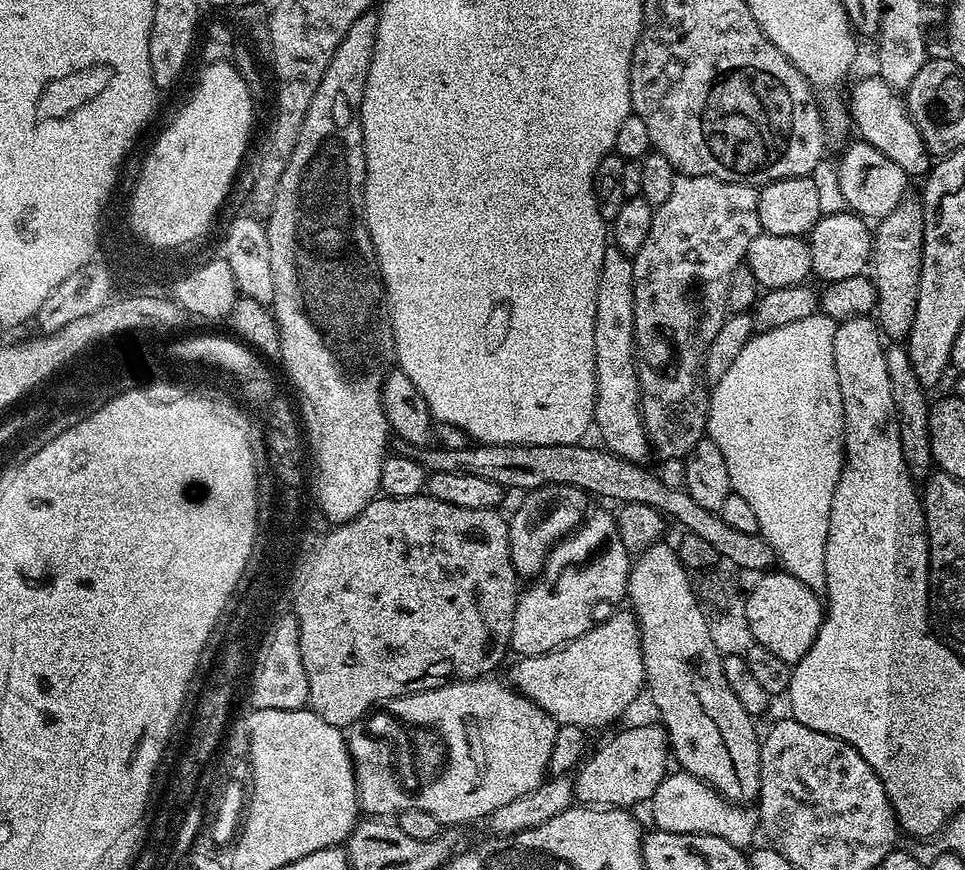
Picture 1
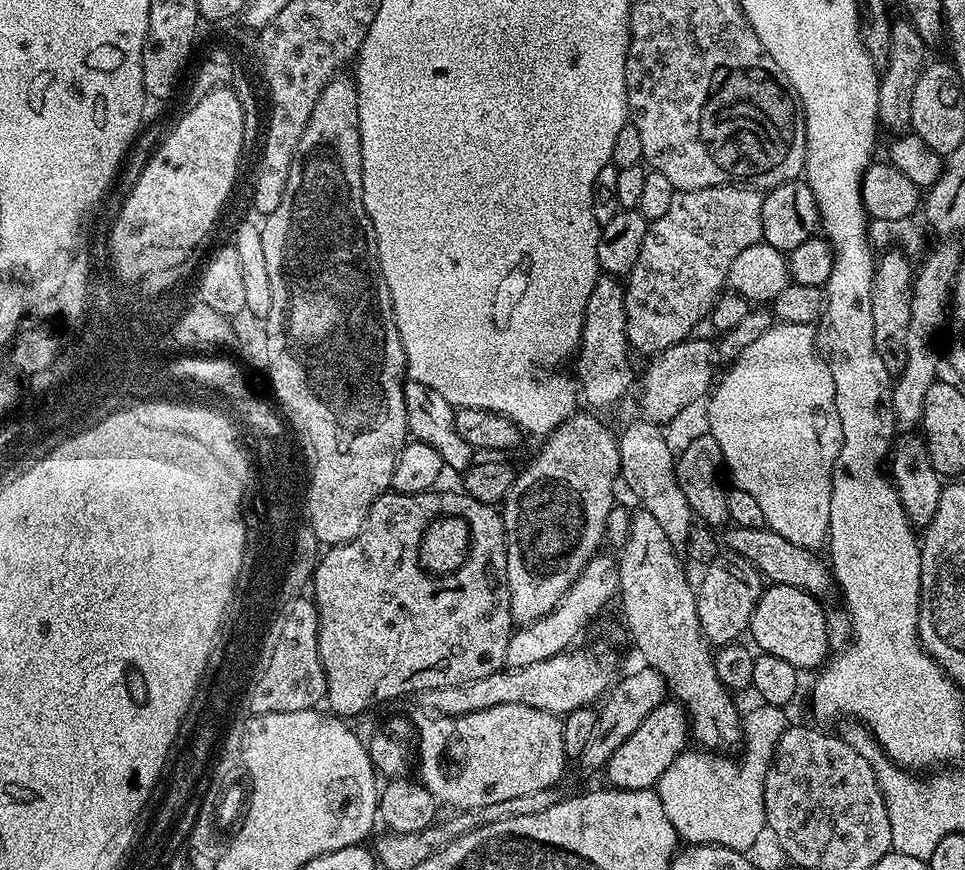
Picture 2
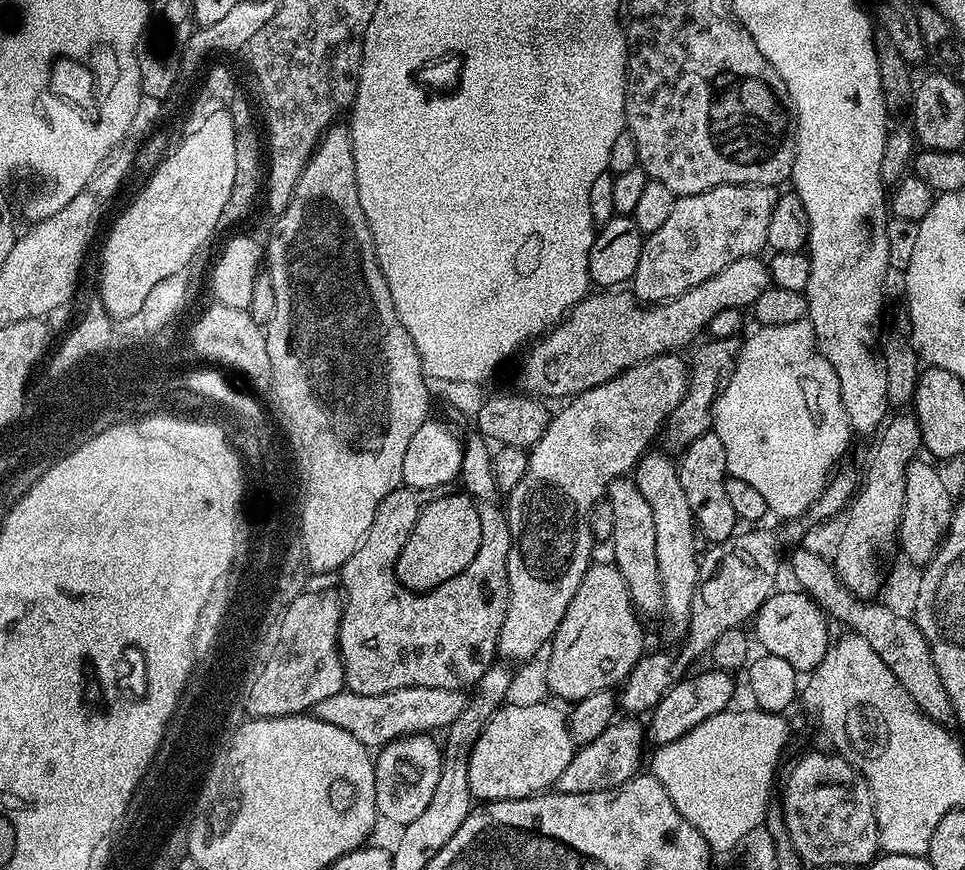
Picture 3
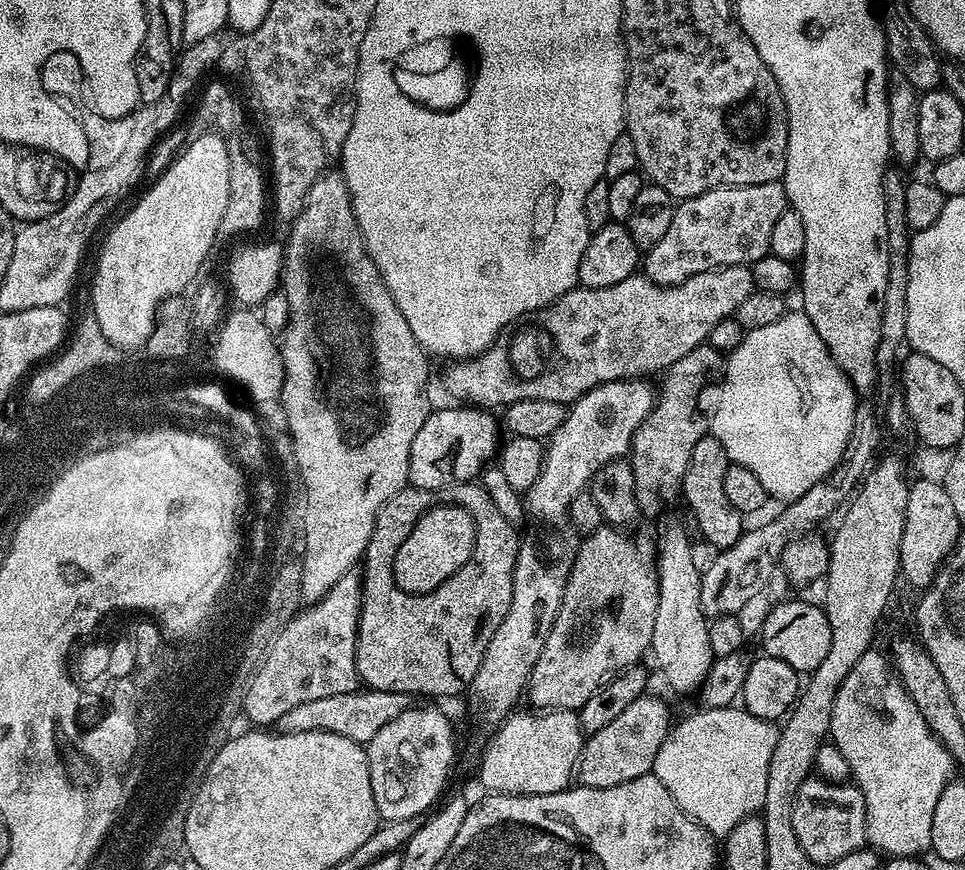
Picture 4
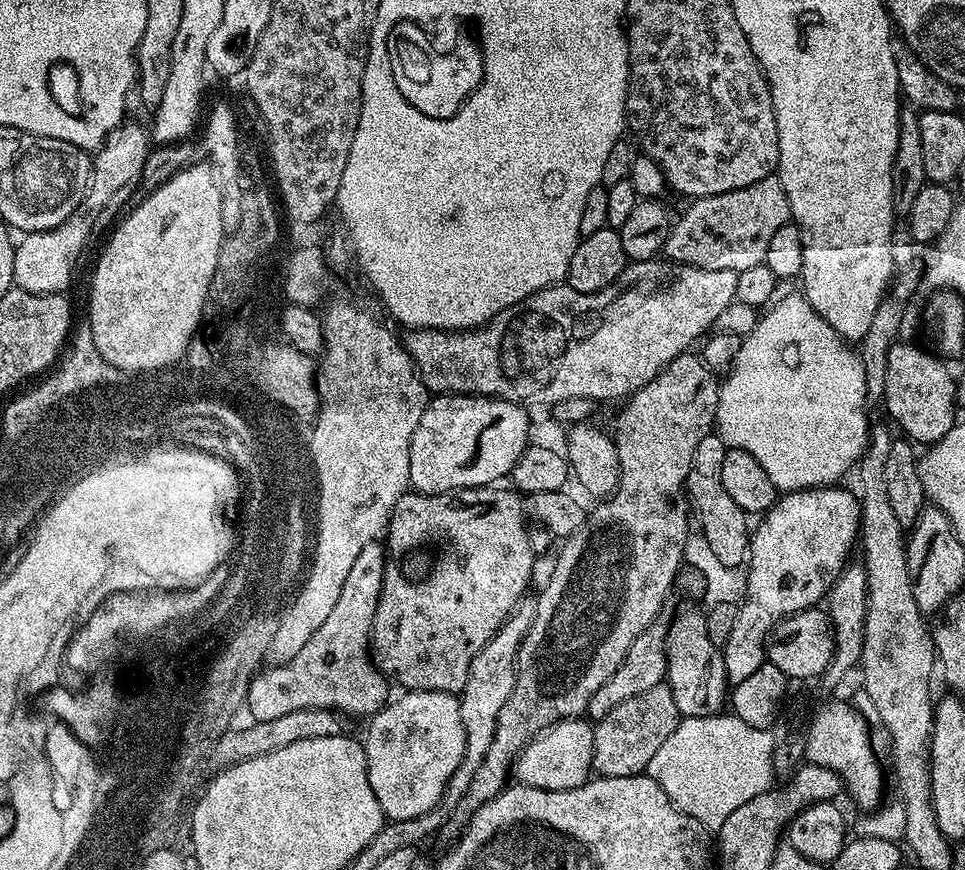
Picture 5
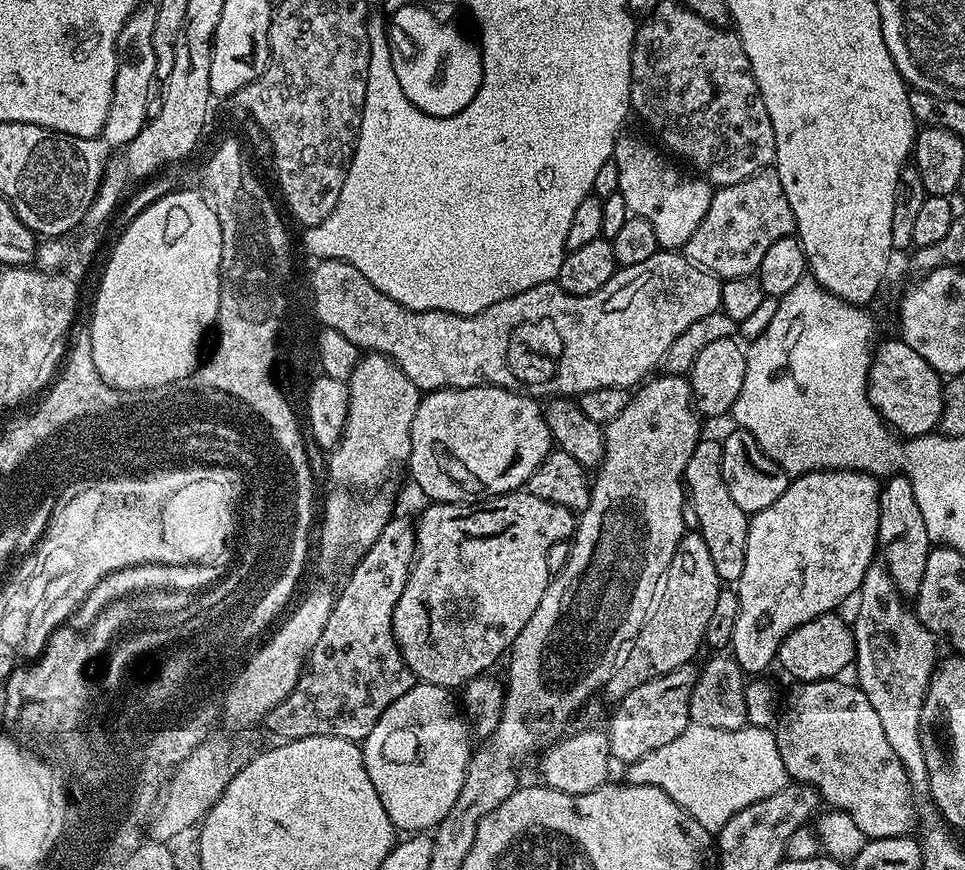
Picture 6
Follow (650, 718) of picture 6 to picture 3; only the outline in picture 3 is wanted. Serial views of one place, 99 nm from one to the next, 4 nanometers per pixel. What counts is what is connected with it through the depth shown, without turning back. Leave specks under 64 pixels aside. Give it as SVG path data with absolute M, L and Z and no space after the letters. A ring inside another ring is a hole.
M636 718L617 719L594 742L581 744L573 751L570 766L562 770L562 774L556 779L555 791L562 794L582 794L583 792L601 792L607 788L618 786L626 782L630 777L641 771L640 759L644 756L644 744L646 745L646 728L639 724Z

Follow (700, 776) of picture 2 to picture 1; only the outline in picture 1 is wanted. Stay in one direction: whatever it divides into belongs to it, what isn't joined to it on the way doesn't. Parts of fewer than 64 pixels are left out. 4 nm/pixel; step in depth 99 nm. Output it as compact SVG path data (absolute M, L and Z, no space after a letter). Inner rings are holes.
M676 770L673 776L672 773L665 775L651 798L650 807L652 820L656 823L653 825L661 832L710 834L714 838L726 838L730 846L741 850L747 849L753 843L752 835L755 832L757 835L758 832L758 816L751 807L732 803L706 781L683 770Z

